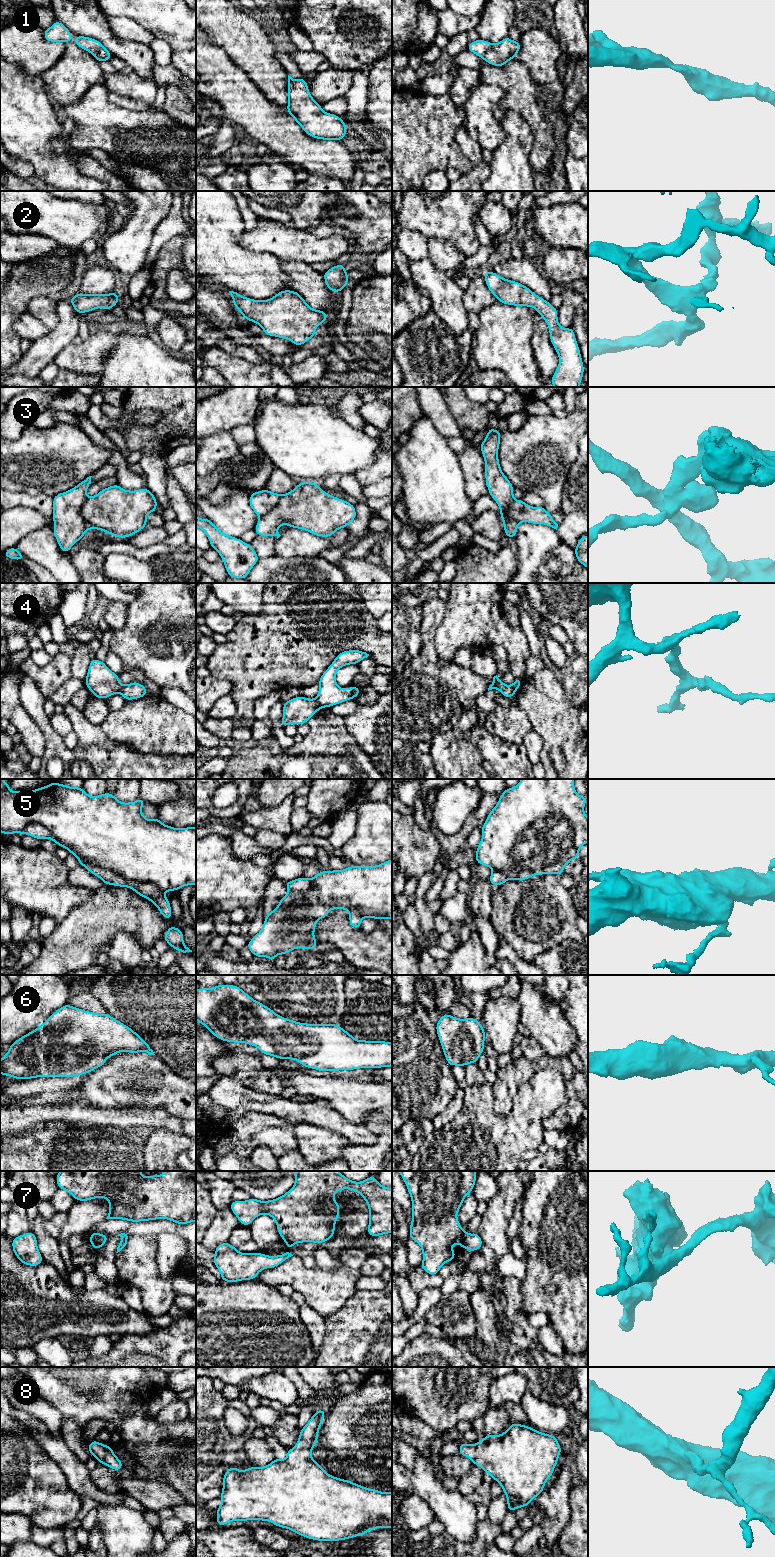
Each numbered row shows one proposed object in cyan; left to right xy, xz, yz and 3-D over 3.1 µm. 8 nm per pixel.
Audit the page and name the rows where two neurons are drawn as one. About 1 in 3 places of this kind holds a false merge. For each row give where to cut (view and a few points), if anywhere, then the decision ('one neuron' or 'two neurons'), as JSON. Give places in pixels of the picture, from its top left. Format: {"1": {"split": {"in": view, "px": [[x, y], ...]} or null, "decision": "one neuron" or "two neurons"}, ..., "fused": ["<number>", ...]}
{"1": {"split": null, "decision": "one neuron"}, "2": {"split": null, "decision": "one neuron"}, "3": {"split": {"in": "xy", "px": [[87, 497], [81, 507], [81, 516], [89, 528]]}, "decision": "two neurons"}, "4": {"split": {"in": "xz", "px": [[315, 699], [322, 706]]}, "decision": "two neurons"}, "5": {"split": {"in": "xy", "px": [[77, 857], [109, 869], [128, 880], [151, 882], [164, 891]]}, "decision": "two neurons"}, "6": {"split": null, "decision": "one neuron"}, "7": {"split": {"in": "yz", "px": [[464, 1232], [461, 1246]]}, "decision": "two neurons"}, "8": {"split": null, "decision": "one neuron"}, "fused": ["3", "4", "5", "7"]}

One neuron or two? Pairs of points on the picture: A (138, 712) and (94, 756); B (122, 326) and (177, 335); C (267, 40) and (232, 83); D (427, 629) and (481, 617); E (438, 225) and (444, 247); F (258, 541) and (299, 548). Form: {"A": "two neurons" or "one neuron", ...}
{"A": "two neurons", "B": "two neurons", "C": "two neurons", "D": "two neurons", "E": "two neurons", "F": "two neurons"}

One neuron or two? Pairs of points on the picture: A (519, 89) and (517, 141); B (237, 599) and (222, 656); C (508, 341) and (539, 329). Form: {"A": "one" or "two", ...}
{"A": "two", "B": "two", "C": "two"}

